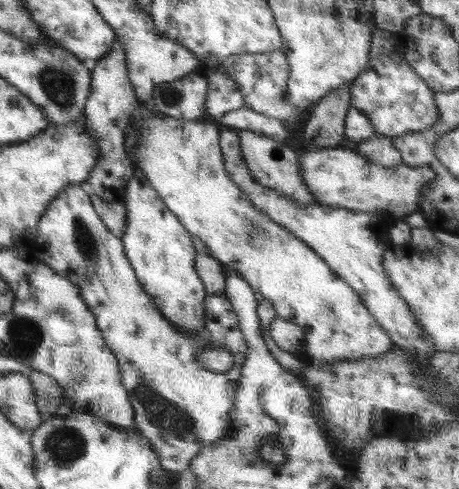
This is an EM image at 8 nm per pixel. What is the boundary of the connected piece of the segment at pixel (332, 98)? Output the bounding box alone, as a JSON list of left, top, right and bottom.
[302,84,350,149]

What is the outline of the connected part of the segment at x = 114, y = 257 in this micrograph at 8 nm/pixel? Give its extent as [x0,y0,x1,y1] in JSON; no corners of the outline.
[36,184,248,473]

